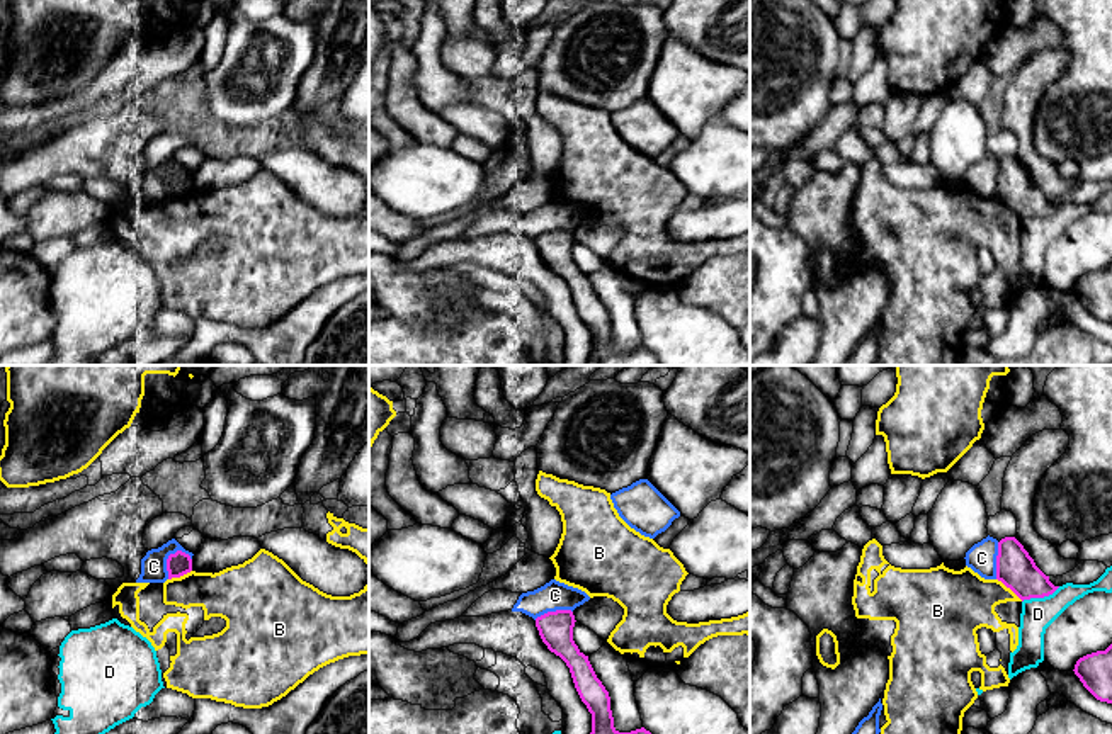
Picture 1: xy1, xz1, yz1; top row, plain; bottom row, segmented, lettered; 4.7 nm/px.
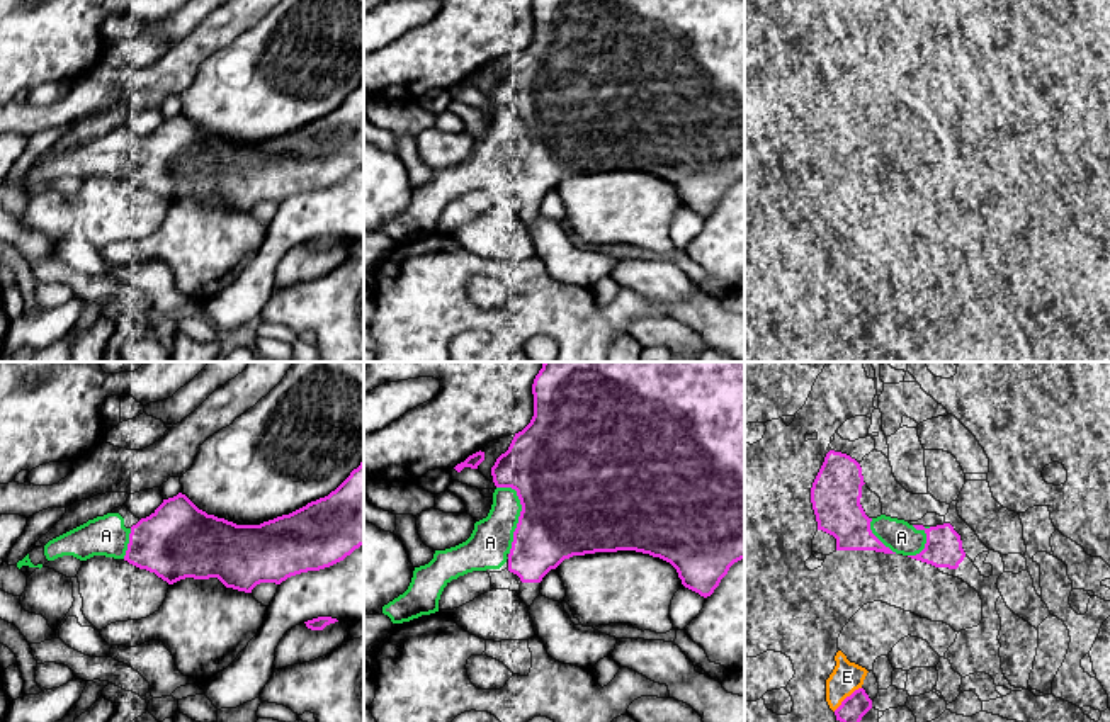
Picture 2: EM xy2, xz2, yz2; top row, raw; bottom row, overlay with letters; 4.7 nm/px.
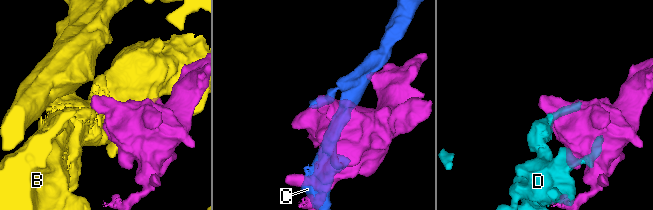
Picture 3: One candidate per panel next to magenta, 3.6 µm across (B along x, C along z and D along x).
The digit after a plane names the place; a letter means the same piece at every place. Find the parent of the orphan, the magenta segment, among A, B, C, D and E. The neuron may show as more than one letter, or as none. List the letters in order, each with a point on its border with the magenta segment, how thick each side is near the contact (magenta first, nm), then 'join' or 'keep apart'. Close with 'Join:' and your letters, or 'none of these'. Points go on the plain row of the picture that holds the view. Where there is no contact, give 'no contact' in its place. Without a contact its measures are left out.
A: xz2 (521, 133) | 480/200 nm | join
B: yz1 (1010, 208) | 180/300 nm | keep apart
C: xy1 (169, 177) | 110/130 nm | keep apart
D: yz1 (1041, 216) | 180/160 nm | keep apart
E: yz2 (847, 316) | 120/150 nm | keep apart
Join: A

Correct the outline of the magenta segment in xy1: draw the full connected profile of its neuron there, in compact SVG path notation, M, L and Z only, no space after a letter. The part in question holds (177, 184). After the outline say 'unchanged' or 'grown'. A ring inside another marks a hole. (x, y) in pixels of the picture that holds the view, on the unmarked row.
M177 170L175 173L170 173L167 178L167 190L168 199L180 197L192 190L192 178L189 173Z; unchanged

